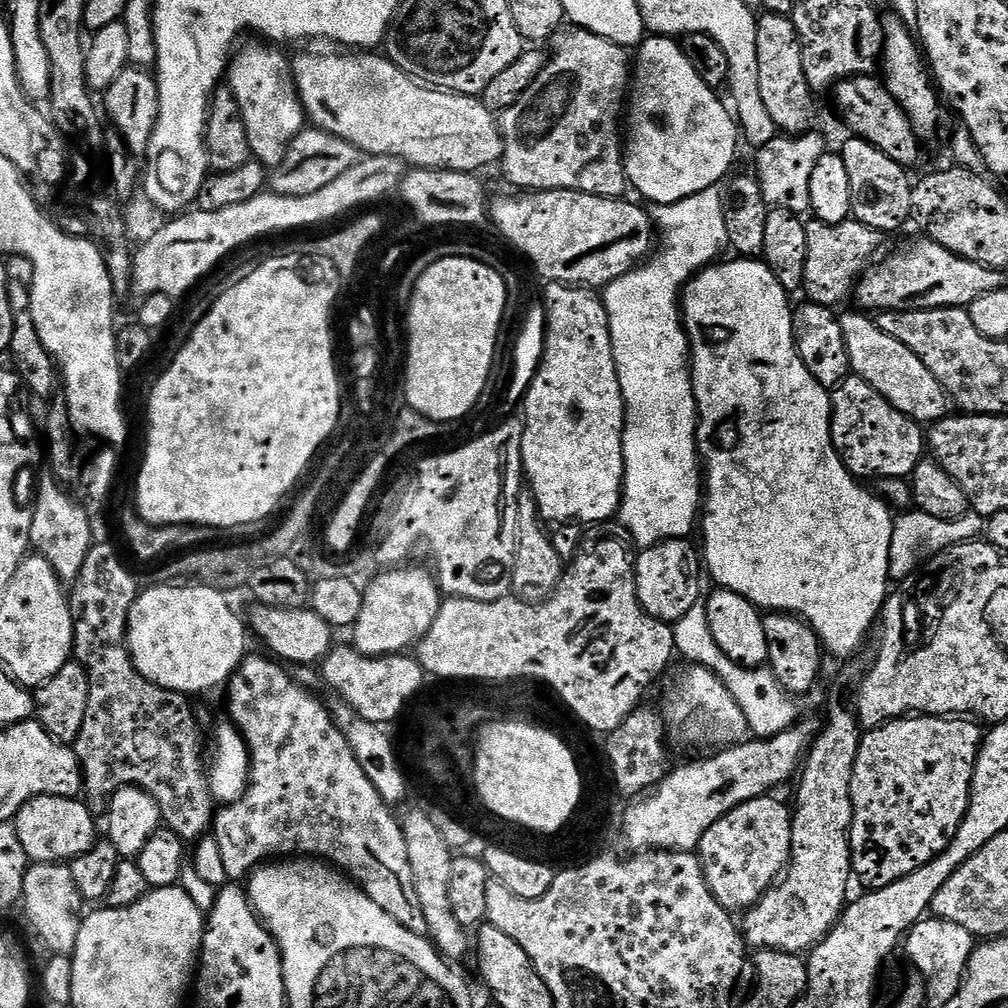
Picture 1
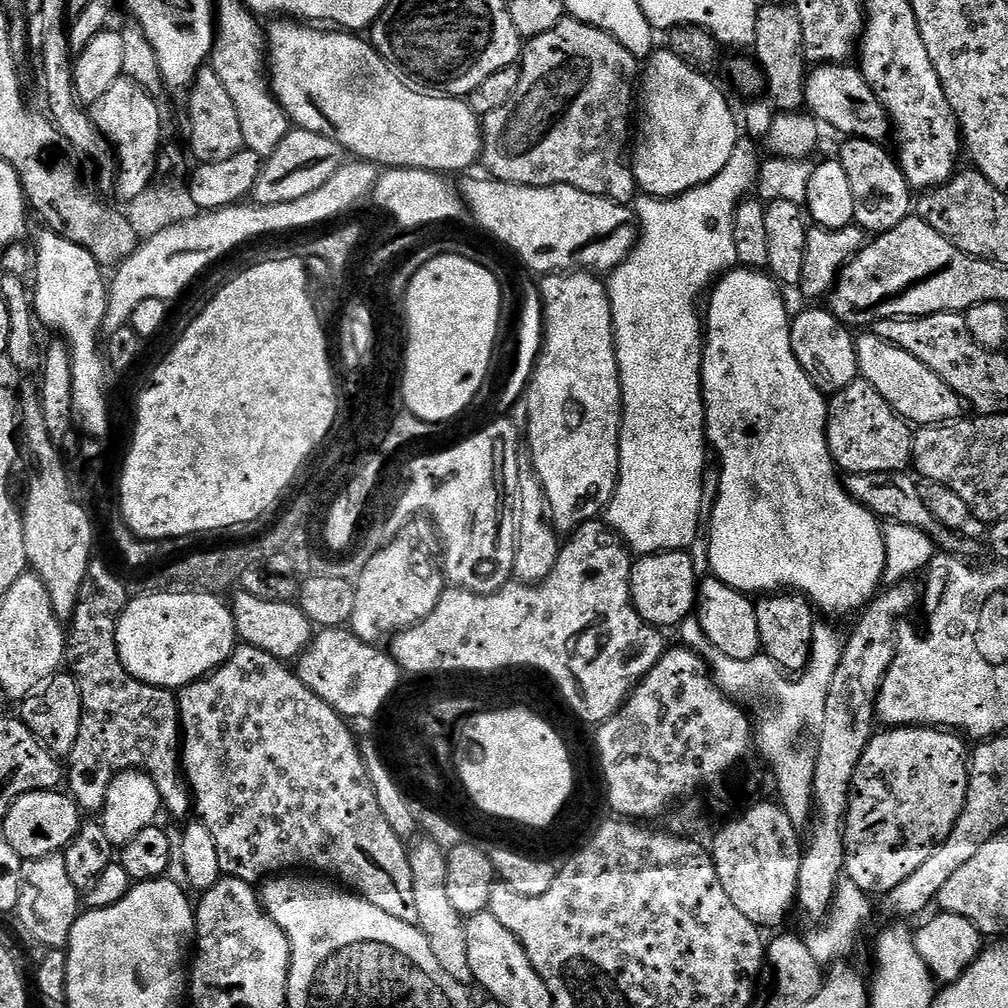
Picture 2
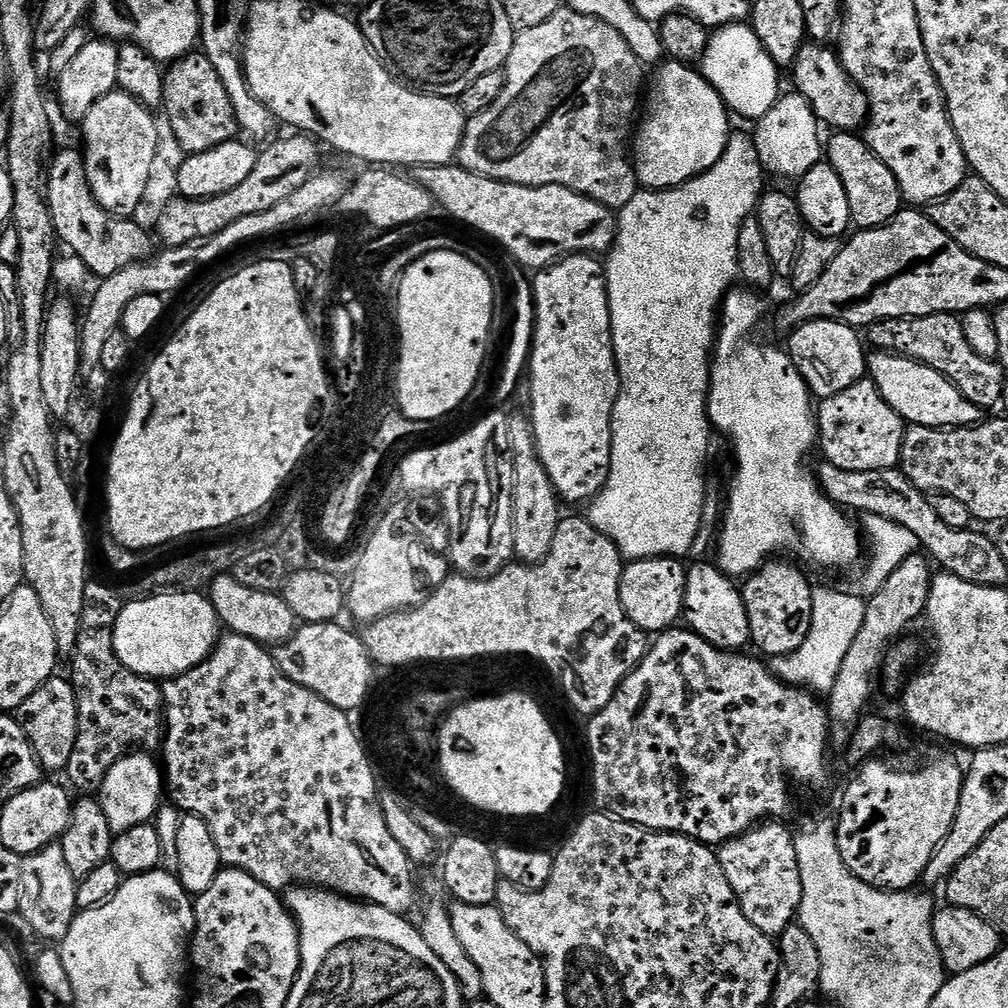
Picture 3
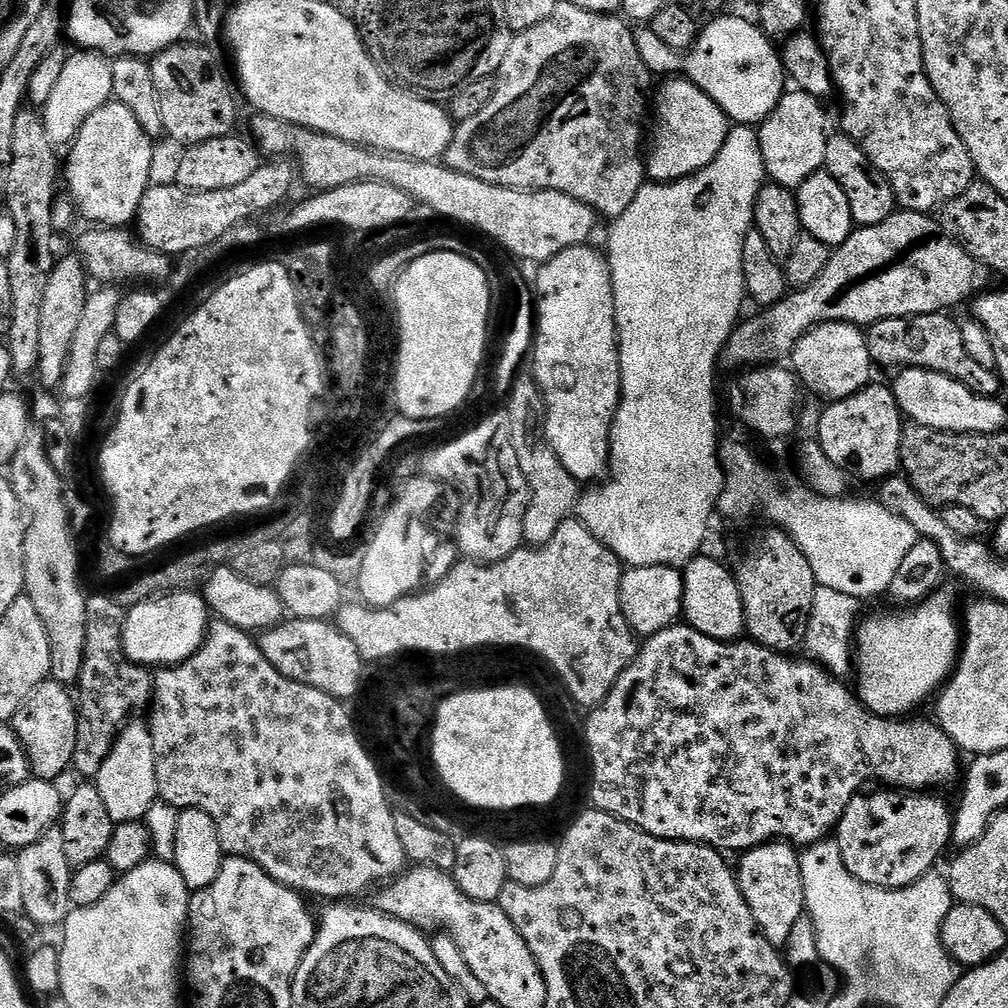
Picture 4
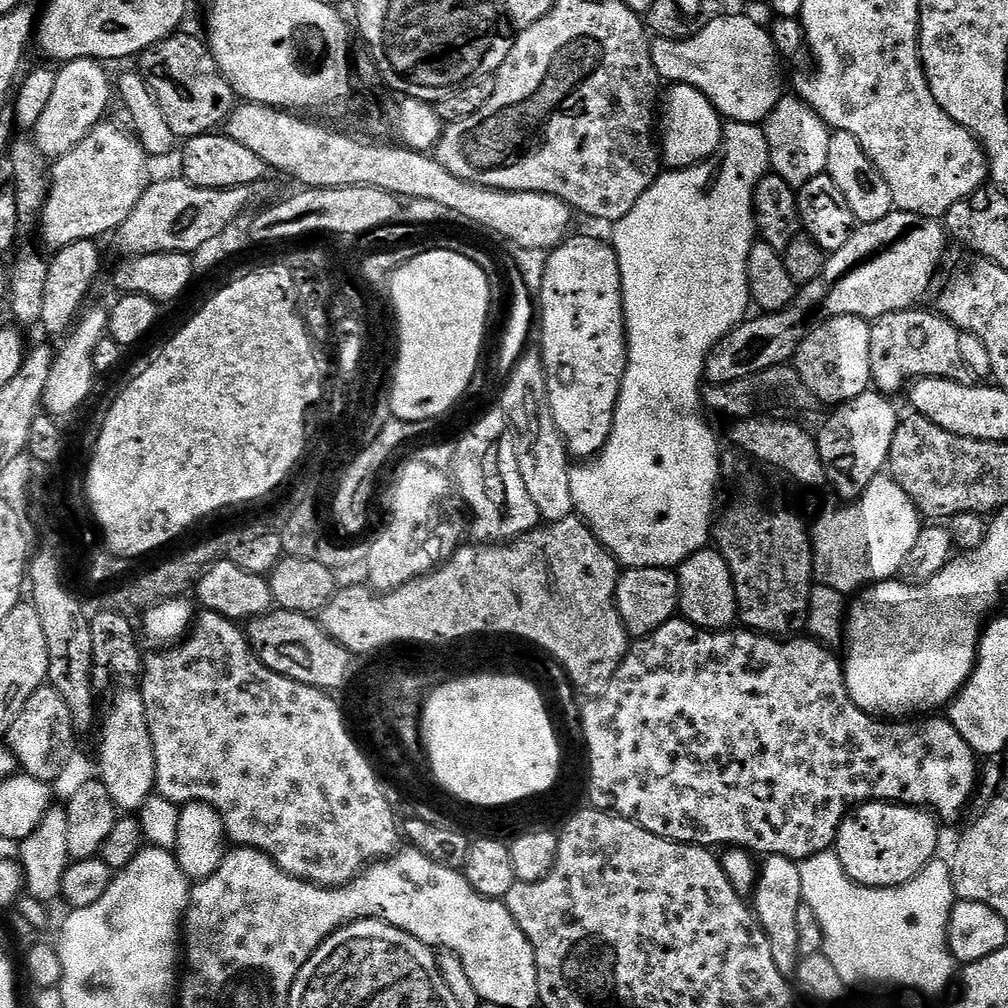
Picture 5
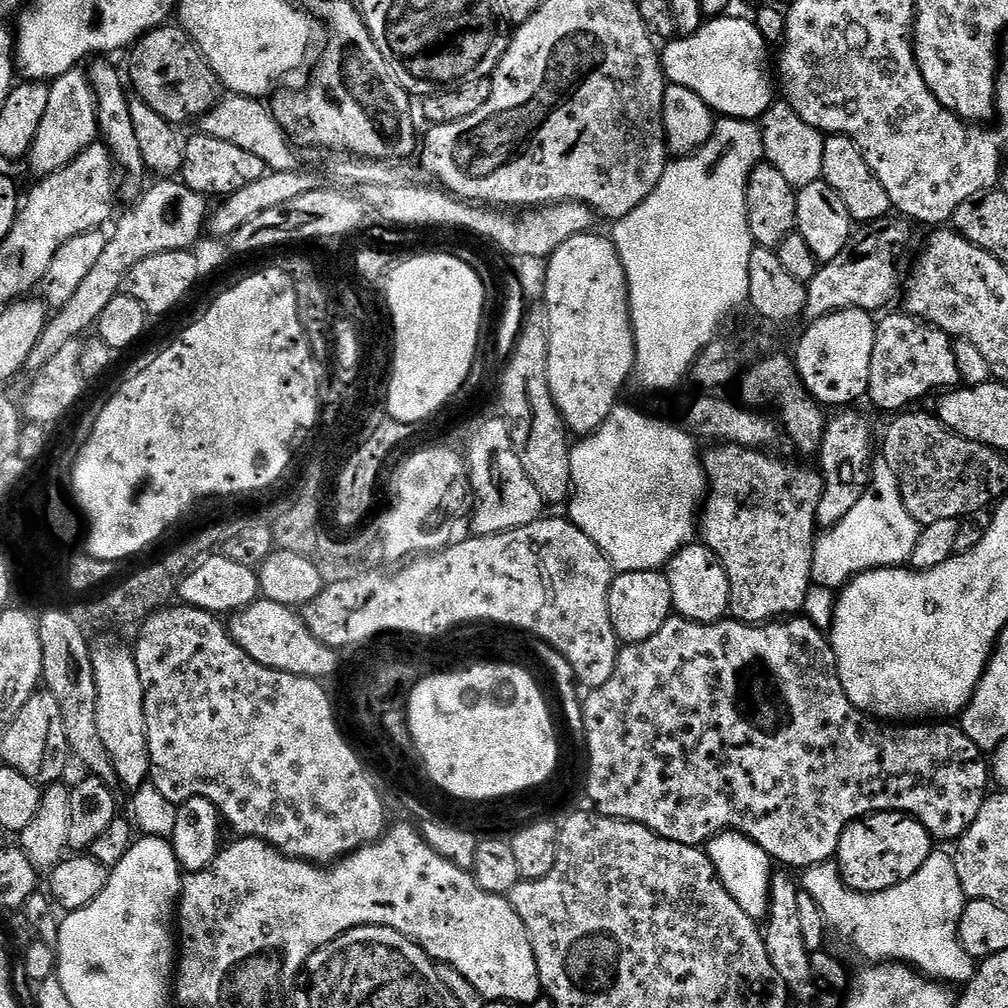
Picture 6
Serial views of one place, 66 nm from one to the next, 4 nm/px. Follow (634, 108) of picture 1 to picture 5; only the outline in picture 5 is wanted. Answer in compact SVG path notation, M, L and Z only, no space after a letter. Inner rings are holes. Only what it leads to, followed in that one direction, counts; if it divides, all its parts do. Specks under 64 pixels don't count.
M673 84L663 93L662 115L658 120L658 155L665 169L689 168L702 163L718 150L723 133L722 117L706 94L685 84Z

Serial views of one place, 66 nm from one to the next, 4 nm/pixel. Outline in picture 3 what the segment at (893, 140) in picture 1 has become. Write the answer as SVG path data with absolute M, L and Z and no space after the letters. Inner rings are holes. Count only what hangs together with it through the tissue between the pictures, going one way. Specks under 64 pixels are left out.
M806 42L798 50L796 61L792 63L790 75L795 91L800 93L814 110L821 125L832 127L841 132L856 132L863 129L868 122L868 95L853 82L850 74L842 66L839 55L828 49L824 42Z

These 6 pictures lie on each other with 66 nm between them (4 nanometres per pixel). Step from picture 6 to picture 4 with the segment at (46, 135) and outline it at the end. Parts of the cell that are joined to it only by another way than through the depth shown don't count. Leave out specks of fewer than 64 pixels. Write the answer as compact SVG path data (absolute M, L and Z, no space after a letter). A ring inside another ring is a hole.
M76 50L69 55L66 67L62 69L62 75L58 77L58 83L54 85L54 91L50 94L50 102L42 105L46 134L50 134L53 144L71 145L82 130L86 118L90 118L94 110L98 110L113 99L112 60L106 57L104 52L91 50Z

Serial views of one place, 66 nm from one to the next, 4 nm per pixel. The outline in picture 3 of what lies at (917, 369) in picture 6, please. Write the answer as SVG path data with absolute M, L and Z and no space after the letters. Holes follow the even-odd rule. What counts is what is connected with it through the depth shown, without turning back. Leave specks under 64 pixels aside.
M951 312L929 316L907 316L897 320L880 320L867 329L866 340L877 352L895 352L897 356L908 356L919 364L938 370L974 406L982 410L992 408L1004 396L1006 370L990 358L978 358L977 352L966 342L960 316Z

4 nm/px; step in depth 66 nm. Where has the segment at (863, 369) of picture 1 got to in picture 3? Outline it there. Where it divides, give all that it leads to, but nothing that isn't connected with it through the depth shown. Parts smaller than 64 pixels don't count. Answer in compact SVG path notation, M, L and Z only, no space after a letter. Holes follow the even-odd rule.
M873 351L868 356L867 375L876 383L882 398L909 425L917 424L927 428L967 428L970 424L981 423L982 409L974 406L950 383L945 376L938 374L925 364L919 364L908 356L897 356L895 352Z

